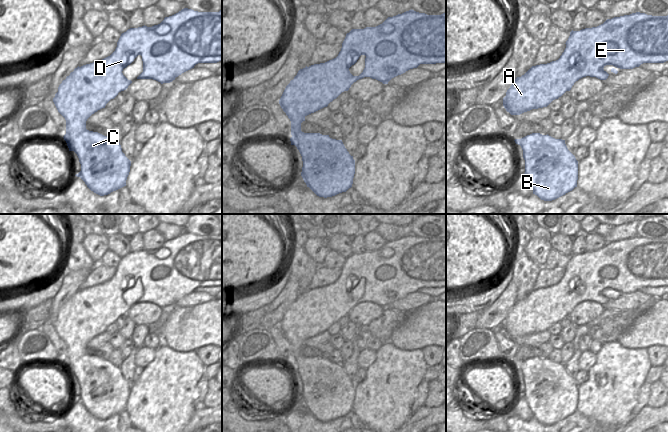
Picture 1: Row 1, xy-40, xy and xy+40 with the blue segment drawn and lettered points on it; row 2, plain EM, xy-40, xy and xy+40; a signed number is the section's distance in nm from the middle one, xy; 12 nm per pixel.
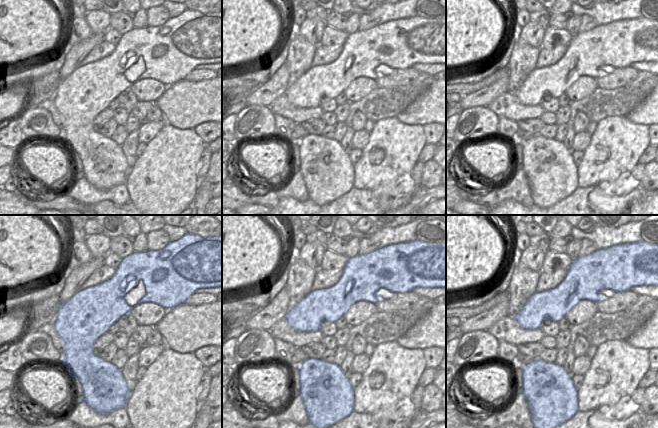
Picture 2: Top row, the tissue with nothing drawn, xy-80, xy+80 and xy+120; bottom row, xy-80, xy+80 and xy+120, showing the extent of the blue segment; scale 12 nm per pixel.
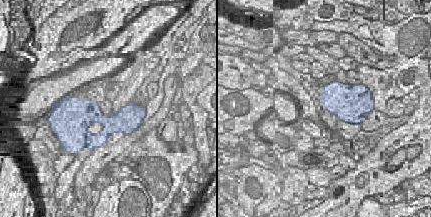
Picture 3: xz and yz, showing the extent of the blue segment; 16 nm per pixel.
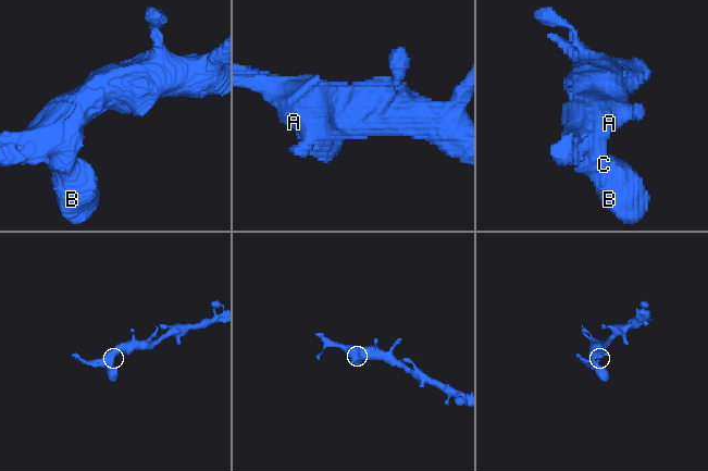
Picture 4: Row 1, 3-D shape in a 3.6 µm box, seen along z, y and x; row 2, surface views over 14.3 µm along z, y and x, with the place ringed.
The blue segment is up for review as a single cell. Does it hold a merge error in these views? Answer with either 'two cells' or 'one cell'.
one cell

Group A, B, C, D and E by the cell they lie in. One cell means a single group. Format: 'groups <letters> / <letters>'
groups A B C D E

